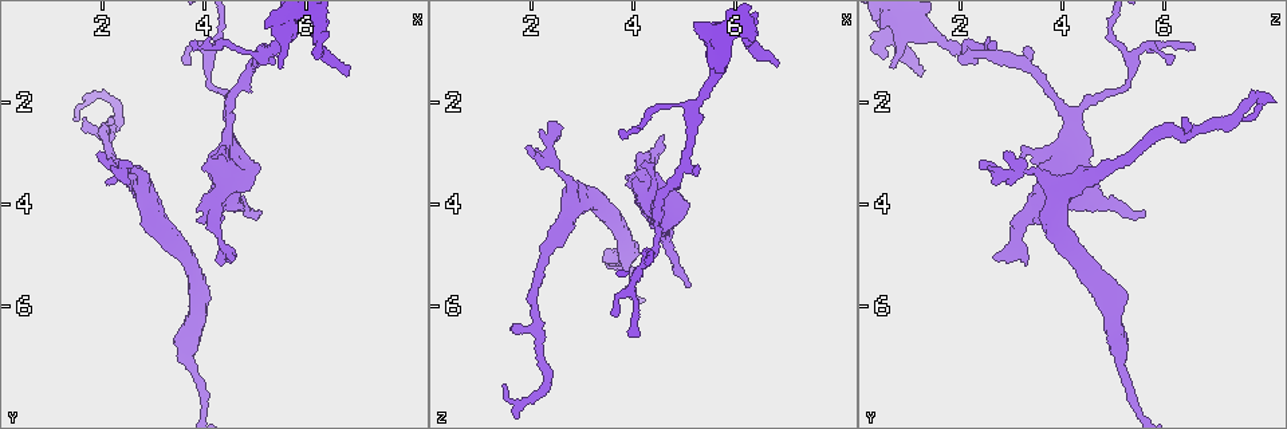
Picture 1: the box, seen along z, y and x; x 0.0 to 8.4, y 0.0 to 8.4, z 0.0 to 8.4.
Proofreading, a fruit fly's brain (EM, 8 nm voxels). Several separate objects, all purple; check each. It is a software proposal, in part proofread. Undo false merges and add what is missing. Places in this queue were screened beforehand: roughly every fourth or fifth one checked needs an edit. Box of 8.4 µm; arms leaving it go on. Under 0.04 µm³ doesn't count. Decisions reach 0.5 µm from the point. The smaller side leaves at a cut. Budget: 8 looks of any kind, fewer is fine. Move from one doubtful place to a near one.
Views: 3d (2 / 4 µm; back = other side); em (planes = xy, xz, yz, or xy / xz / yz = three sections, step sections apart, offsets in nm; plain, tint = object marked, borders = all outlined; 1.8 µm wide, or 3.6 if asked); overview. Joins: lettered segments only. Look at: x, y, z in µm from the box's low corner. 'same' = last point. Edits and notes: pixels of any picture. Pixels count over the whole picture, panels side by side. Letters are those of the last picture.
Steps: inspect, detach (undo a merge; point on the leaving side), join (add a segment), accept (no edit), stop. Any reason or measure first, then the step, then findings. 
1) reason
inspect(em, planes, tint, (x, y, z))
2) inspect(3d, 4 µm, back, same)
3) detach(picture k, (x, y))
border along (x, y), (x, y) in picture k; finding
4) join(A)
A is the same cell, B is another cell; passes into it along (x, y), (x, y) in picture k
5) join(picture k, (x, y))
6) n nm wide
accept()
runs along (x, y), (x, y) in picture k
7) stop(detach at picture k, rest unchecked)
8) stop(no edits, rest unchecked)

inspect(3d, 2 µm, (5.50, 1.30, 0.65))

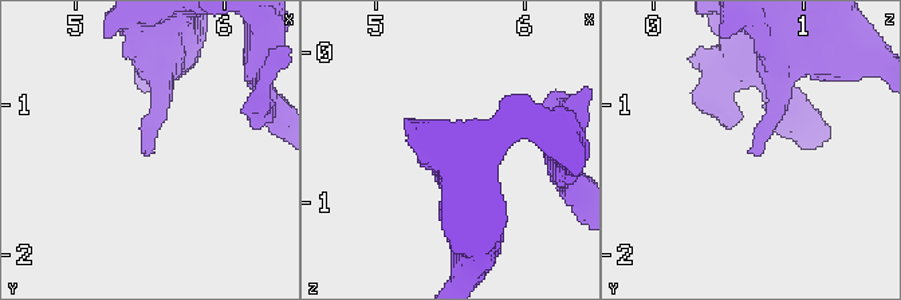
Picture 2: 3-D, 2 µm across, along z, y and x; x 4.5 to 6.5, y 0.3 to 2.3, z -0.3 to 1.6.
inspect(em, planes, borders, (5.44, 1.32, 0.64))

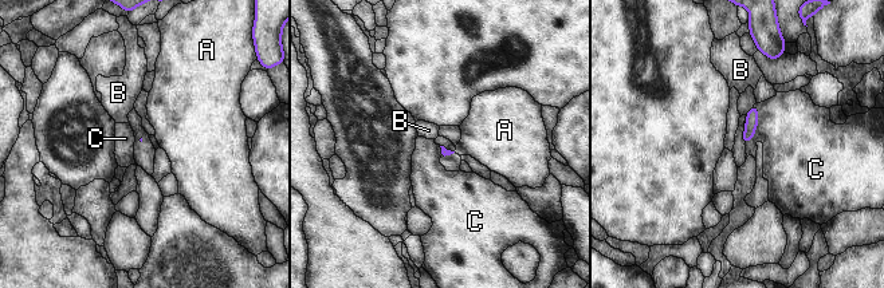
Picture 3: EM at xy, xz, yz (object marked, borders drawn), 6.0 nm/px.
accept()
A, B and C are other cells; none of them fits

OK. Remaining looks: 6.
thin end
inspect(em, planes, borders, (4.15, 3.10, 3.30))

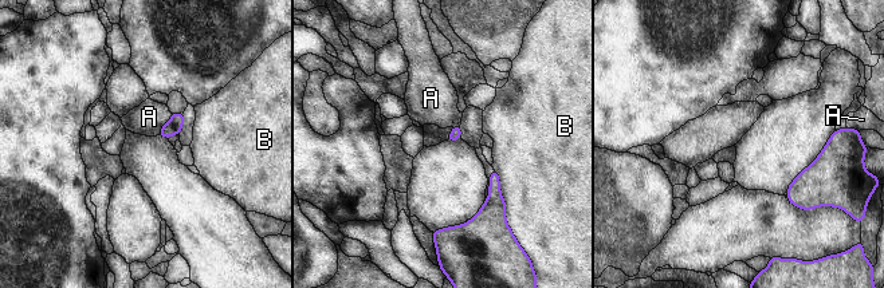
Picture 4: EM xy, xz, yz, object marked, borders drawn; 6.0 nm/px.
accept()
A and B are other cells; border along (172, 114), (157, 134) in picture 4; no lettered segment goes on from it

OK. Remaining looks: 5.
free end
inspect(em, xy, step 8, tint, (3.75, 0.85, 2.55))

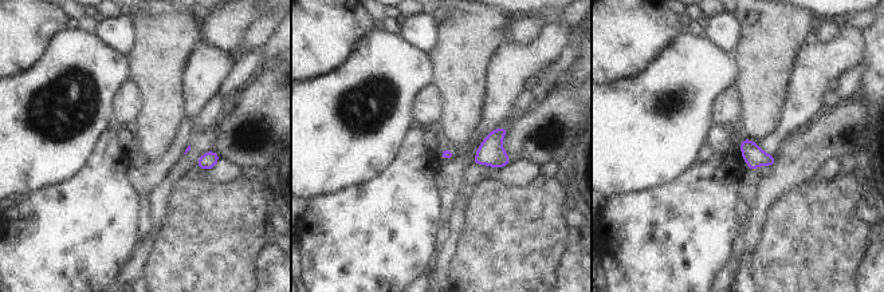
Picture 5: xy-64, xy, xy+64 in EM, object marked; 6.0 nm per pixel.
another direction
inspect(em, planes, borders, same)

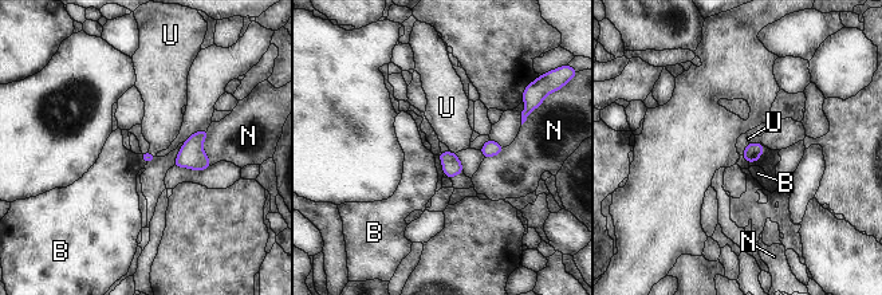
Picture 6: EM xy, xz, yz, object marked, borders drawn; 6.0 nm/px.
N touches over 220 nm
accept()
B, N and U are other cells; border along (148, 152), (156, 156) in picture 6; none of them fits

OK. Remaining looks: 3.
stop(no edits, rest unchecked)

